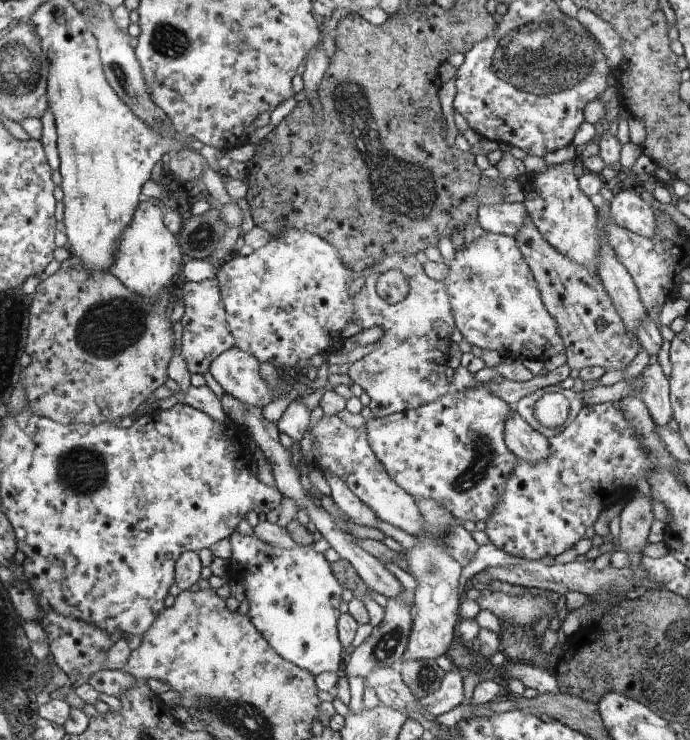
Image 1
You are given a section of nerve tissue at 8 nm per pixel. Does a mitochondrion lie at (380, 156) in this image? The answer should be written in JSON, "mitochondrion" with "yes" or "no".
{"mitochondrion":"yes"}

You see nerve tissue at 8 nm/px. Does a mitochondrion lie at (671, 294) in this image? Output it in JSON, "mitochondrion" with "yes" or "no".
{"mitochondrion":"no"}

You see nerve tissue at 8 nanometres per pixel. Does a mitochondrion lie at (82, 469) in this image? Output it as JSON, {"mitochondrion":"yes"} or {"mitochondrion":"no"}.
{"mitochondrion":"yes"}

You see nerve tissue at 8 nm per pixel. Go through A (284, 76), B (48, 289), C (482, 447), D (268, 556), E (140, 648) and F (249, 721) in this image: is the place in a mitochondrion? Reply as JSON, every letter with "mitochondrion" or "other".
{"A":"other","B":"other","C":"mitochondrion","D":"other","E":"other","F":"mitochondrion"}

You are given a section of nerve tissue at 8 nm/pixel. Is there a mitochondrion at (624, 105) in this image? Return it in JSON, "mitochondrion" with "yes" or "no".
{"mitochondrion":"no"}

